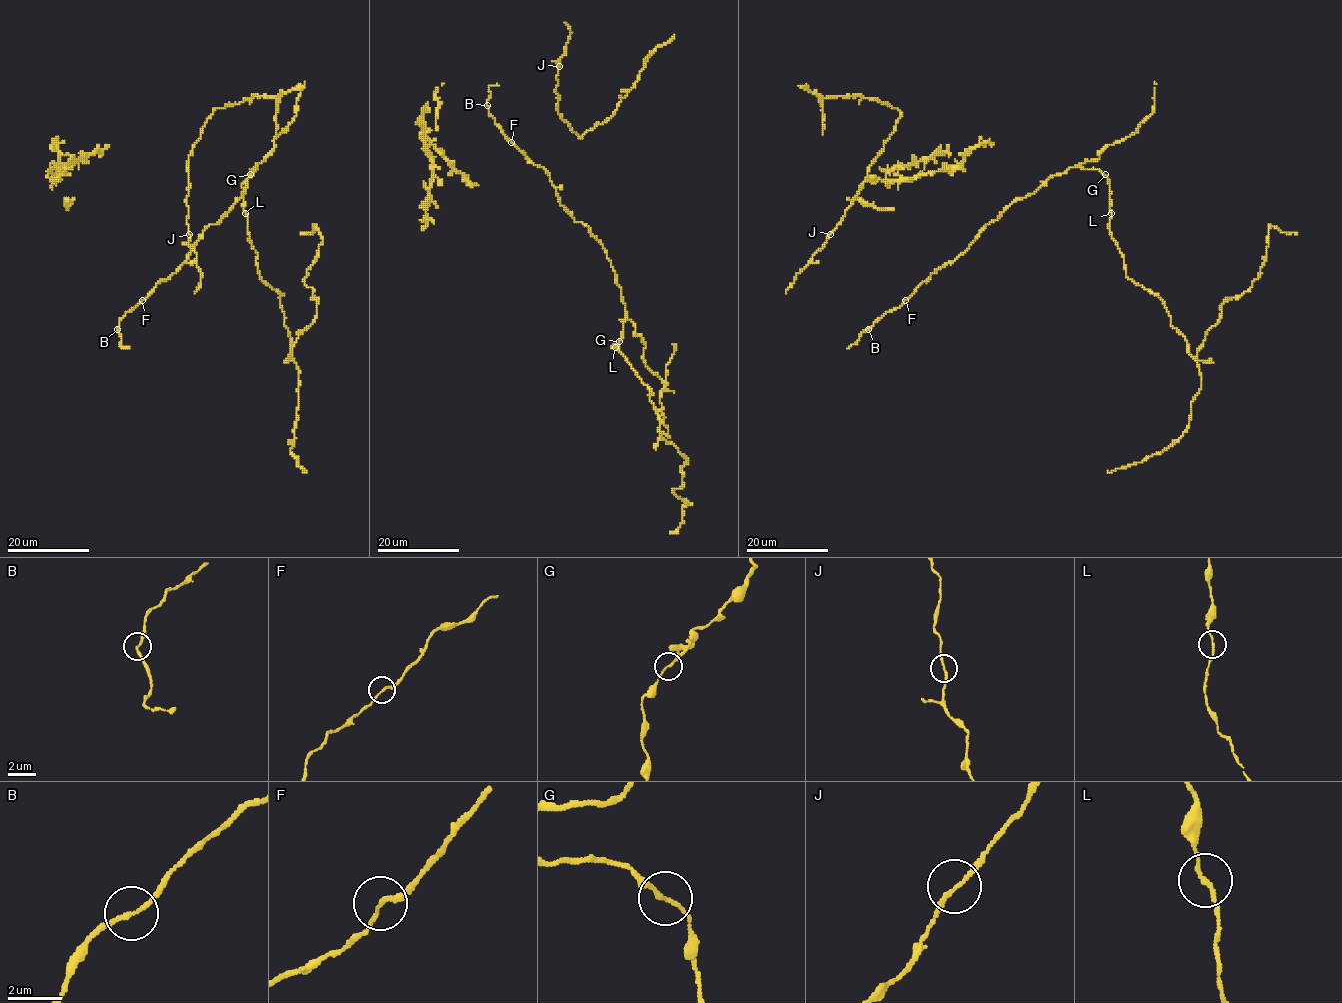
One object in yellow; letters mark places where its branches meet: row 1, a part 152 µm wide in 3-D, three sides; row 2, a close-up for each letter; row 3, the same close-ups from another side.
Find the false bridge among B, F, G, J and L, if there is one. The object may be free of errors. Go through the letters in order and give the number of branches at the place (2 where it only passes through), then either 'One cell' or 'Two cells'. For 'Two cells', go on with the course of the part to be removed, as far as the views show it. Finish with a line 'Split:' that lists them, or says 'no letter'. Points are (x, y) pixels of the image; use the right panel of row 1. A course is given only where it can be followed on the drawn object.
B: Branches: 2. One cell
F: Branches: 2. One cell
G: Branches: 2. One cell
J: Branches: 2. One cell
L: Branches: 2. One cell
Split: no letter

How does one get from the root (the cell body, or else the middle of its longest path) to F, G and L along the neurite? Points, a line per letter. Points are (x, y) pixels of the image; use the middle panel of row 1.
F: (614, 272), (607, 252), (591, 234), (589, 227), (577, 222), (560, 204), (549, 174), (532, 163), (512, 142)
G: (614, 272), (627, 319), (619, 341)
L: (614, 272), (627, 319), (621, 339), (611, 345), (614, 347)

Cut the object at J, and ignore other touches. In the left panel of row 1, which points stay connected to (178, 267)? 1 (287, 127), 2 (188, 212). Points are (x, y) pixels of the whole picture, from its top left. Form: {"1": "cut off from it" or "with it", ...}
{"1": "with it", "2": "cut off from it"}

